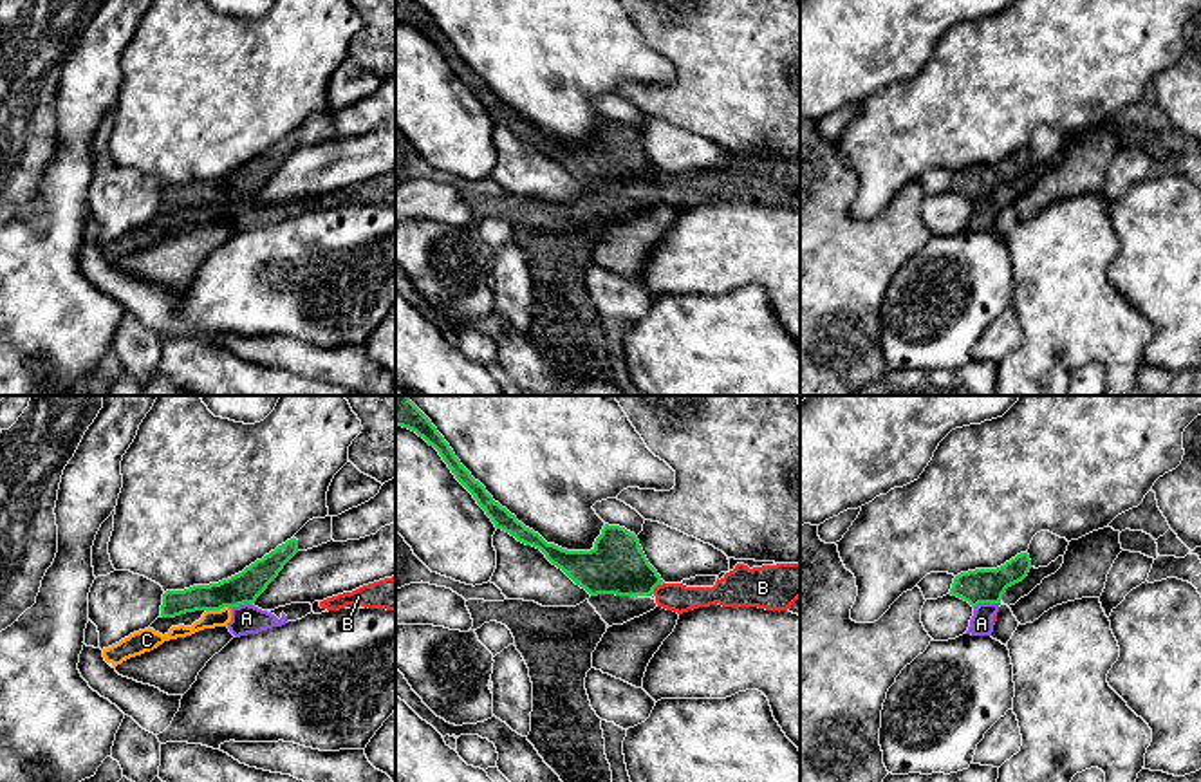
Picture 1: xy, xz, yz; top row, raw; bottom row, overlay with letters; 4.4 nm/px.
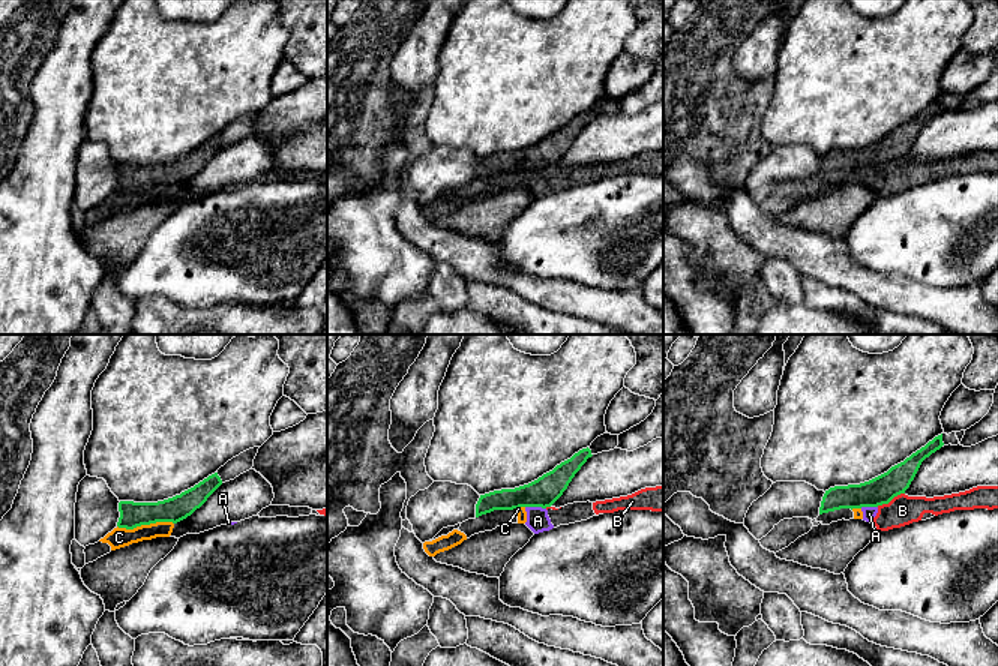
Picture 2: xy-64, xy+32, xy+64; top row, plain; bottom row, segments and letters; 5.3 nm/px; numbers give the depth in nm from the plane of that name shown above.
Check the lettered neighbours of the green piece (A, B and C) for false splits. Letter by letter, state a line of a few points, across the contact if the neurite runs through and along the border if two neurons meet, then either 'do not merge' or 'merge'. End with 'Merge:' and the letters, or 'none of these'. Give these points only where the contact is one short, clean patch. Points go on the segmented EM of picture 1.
A: line yz (997, 602), (979, 602), (974, 607); do not merge
B: line xz (663, 582), (652, 593); do not merge
C: line xy (228, 605), (206, 611); do not merge
Merge: none of these

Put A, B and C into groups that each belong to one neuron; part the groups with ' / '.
A B C

